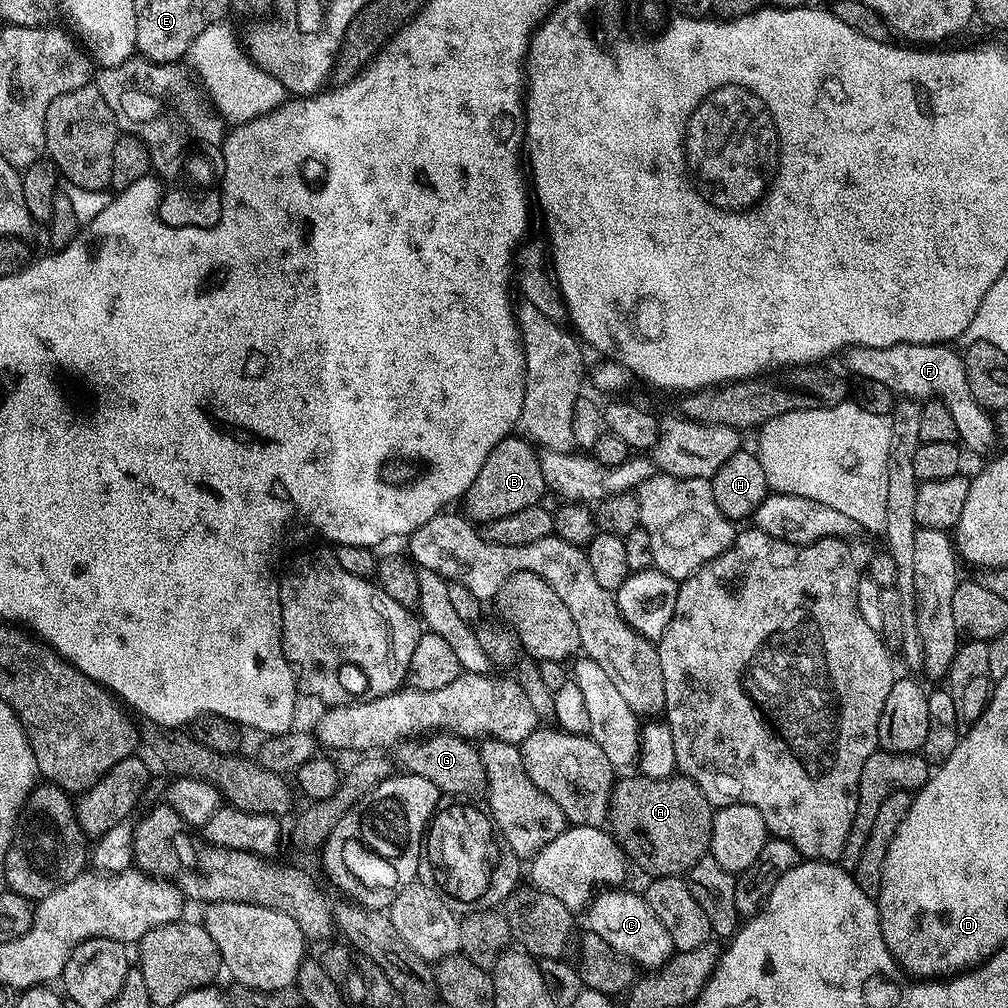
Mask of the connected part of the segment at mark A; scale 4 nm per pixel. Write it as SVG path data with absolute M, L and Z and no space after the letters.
M632 774L621 775L612 786L607 827L629 861L649 872L649 877L683 877L694 862L709 855L713 805L708 803L698 785L683 774L673 774L664 780L628 775Z

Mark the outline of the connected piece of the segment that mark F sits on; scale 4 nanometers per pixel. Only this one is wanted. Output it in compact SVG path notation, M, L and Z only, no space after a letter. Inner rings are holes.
M849 344L842 352L845 373L853 372L860 382L880 382L897 397L923 402L937 398L950 410L958 426L959 443L972 452L984 452L994 444L994 420L970 394L964 358L948 344L895 344L894 346L858 346Z

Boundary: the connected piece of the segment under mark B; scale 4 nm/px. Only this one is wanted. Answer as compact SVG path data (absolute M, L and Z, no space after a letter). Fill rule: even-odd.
M513 434L498 442L498 446L490 450L486 462L482 462L478 478L470 482L470 490L464 495L462 512L469 521L483 526L495 520L502 522L506 514L518 514L518 510L526 510L526 506L539 504L545 499L543 496L546 496L546 489L537 449L523 435Z

